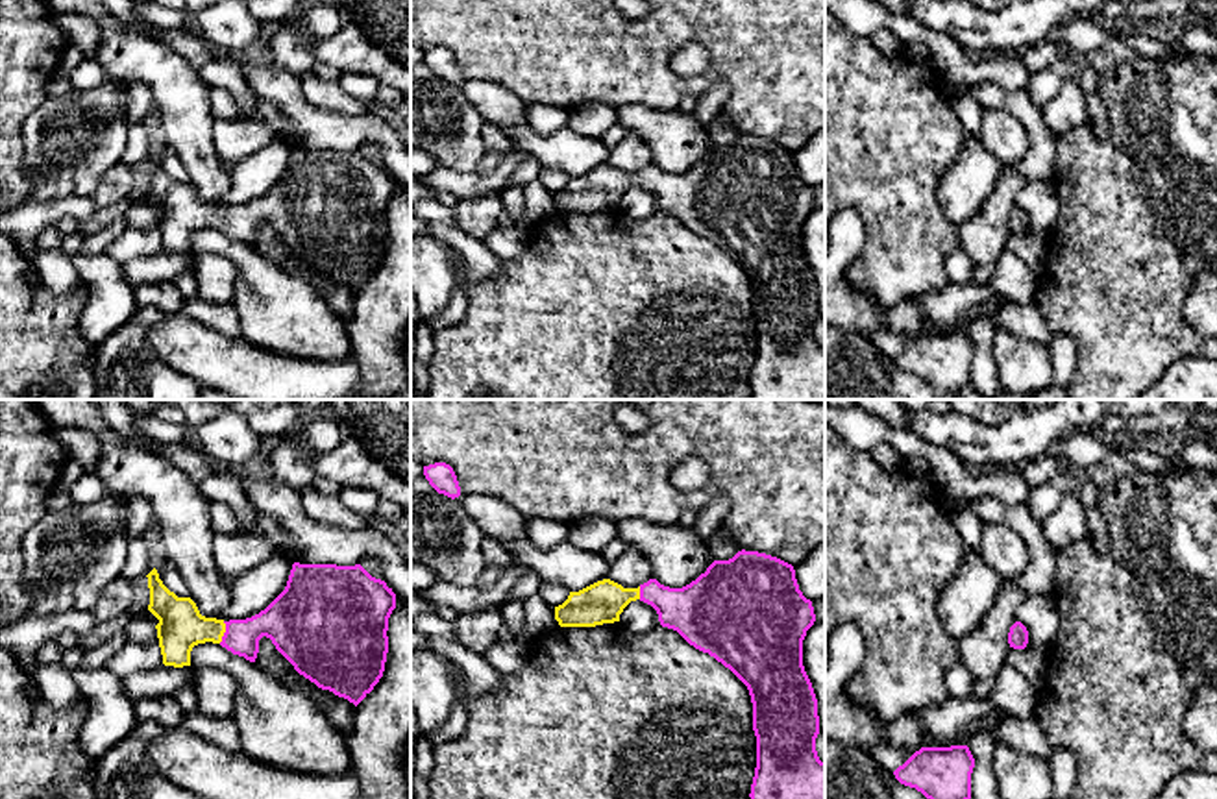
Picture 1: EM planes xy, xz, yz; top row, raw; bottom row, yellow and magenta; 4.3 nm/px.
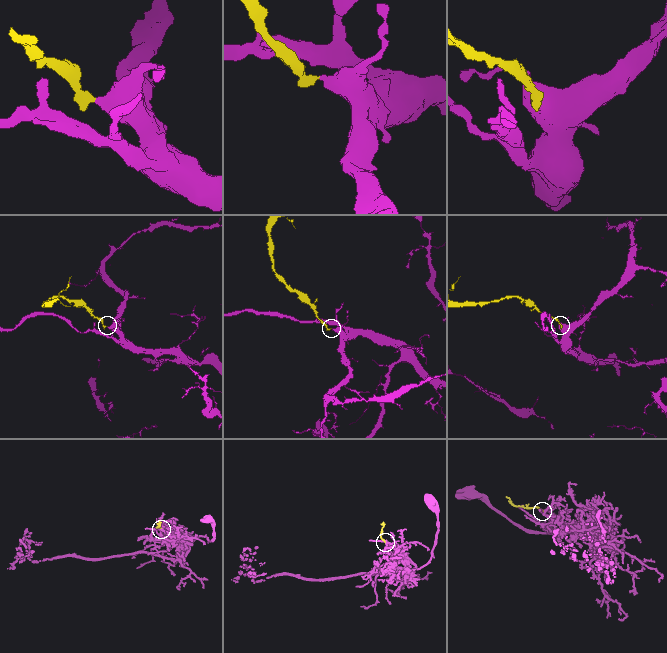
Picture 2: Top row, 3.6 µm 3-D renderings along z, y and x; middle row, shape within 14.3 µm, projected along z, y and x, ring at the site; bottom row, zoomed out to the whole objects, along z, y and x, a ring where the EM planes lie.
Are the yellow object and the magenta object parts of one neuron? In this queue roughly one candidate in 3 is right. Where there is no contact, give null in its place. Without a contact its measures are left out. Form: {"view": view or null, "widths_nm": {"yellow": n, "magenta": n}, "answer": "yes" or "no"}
{"view": "xy", "widths_nm": {"yellow": 200, "magenta": 170}, "answer": "yes"}

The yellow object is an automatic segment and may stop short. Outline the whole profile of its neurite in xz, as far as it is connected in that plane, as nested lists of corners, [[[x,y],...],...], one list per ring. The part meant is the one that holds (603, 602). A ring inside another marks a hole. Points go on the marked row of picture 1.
[[[738,551],[729,560],[714,560],[705,573],[682,588],[670,588],[649,579],[638,588],[603,579],[555,607],[555,620],[560,627],[596,627],[620,621],[620,614],[631,601],[651,605],[662,627],[677,631],[690,645],[708,653],[729,668],[749,690],[753,703],[753,731],[756,736],[756,768],[751,784],[751,799],[825,799],[825,762],[816,751],[819,734],[817,699],[803,666],[803,640],[814,625],[812,601],[799,590],[792,564],[758,551]]]

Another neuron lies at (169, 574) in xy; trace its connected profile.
[[[159,559],[155,570],[170,592],[174,592],[178,597],[189,597],[189,588],[174,562]]]

